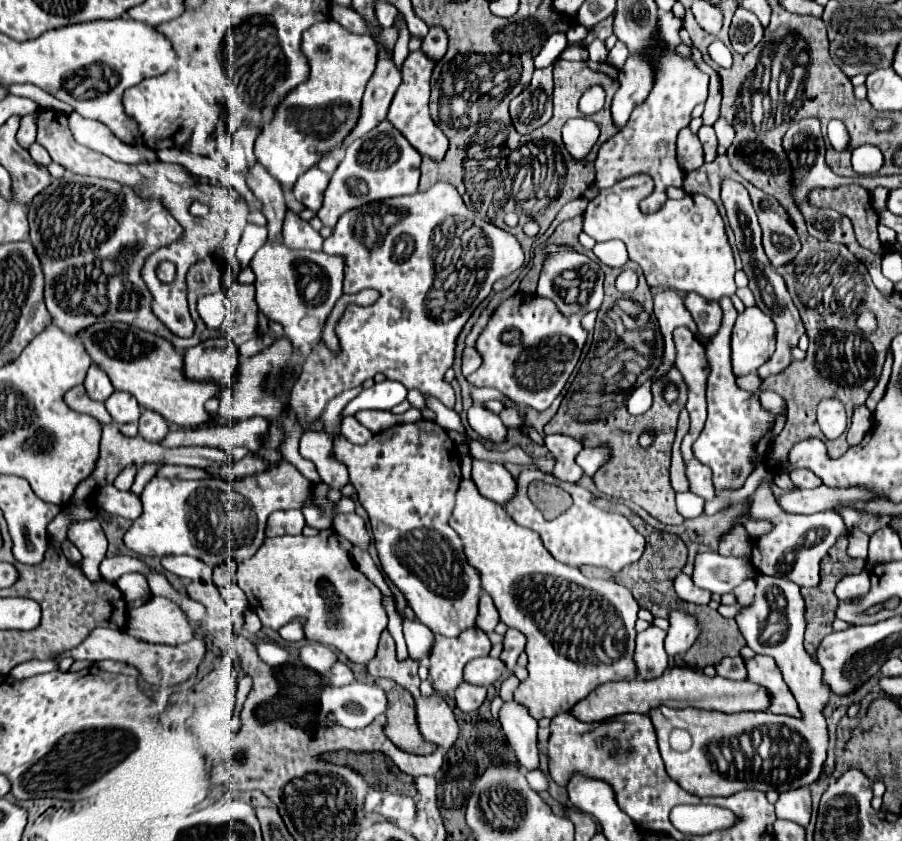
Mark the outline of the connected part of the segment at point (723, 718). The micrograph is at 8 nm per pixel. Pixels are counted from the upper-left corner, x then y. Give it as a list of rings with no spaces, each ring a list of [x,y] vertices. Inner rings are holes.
[[[758,574],[756,576],[754,604],[750,604],[750,608],[740,608],[740,612],[736,614],[736,624],[738,624],[742,636],[746,638],[746,644],[756,654],[766,654],[766,656],[772,656],[776,660],[776,664],[778,664],[778,668],[782,672],[782,678],[784,678],[784,681],[790,688],[796,702],[799,703],[802,717],[796,720],[796,718],[788,718],[788,716],[776,716],[776,714],[770,714],[770,712],[724,714],[724,712],[702,710],[702,708],[654,708],[654,712],[648,712],[648,716],[650,716],[650,720],[654,724],[654,730],[656,730],[656,736],[658,736],[658,748],[660,748],[662,760],[666,764],[666,772],[686,792],[696,794],[700,798],[702,796],[730,796],[730,794],[740,792],[744,788],[756,788],[756,790],[762,790],[762,792],[768,792],[768,790],[786,792],[786,790],[792,790],[792,788],[810,786],[812,782],[818,780],[822,764],[826,760],[828,736],[826,736],[826,722],[824,722],[824,716],[822,716],[822,708],[828,702],[830,688],[826,688],[826,682],[822,680],[822,668],[818,668],[818,662],[812,656],[806,654],[804,644],[802,644],[804,630],[806,630],[806,620],[804,620],[804,600],[802,600],[802,594],[800,594],[800,586],[796,586],[794,582],[784,580],[784,578]],[[772,610],[778,610],[780,614],[786,616],[786,620],[788,620],[788,632],[784,632],[784,634],[766,634],[766,640],[762,640],[762,636],[764,636],[762,624],[766,622],[766,618],[768,618],[768,614]],[[758,734],[760,736],[764,736],[764,734],[772,736],[768,740],[766,738],[762,740],[762,742],[766,742],[764,748],[762,748],[762,742],[760,744],[754,742],[756,738],[760,738]],[[724,738],[728,738],[726,744],[718,744],[718,746],[734,746],[736,748],[736,742],[738,742],[736,754],[748,754],[750,752],[752,758],[748,758],[748,756],[726,756],[726,754],[722,754],[722,750],[718,750],[720,754],[714,754],[712,752],[712,744],[718,742],[718,740],[724,740]]]

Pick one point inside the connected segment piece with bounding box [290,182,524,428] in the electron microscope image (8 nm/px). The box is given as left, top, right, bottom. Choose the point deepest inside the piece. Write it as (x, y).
(429, 284)

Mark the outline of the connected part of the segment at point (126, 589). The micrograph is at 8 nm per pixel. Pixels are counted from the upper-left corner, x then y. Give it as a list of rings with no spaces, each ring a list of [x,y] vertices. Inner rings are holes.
[[[126,574],[118,580],[116,584],[120,588],[120,592],[124,594],[124,600],[126,604],[132,604],[136,600],[140,600],[142,596],[146,596],[150,590],[148,590],[148,584],[146,584],[146,578],[142,574]]]

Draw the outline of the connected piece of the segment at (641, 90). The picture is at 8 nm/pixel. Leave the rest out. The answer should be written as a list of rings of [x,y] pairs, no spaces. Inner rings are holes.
[[[630,54],[626,64],[620,70],[620,88],[612,100],[612,118],[622,128],[632,110],[646,100],[650,88],[654,86],[654,60],[646,60],[646,56]]]

